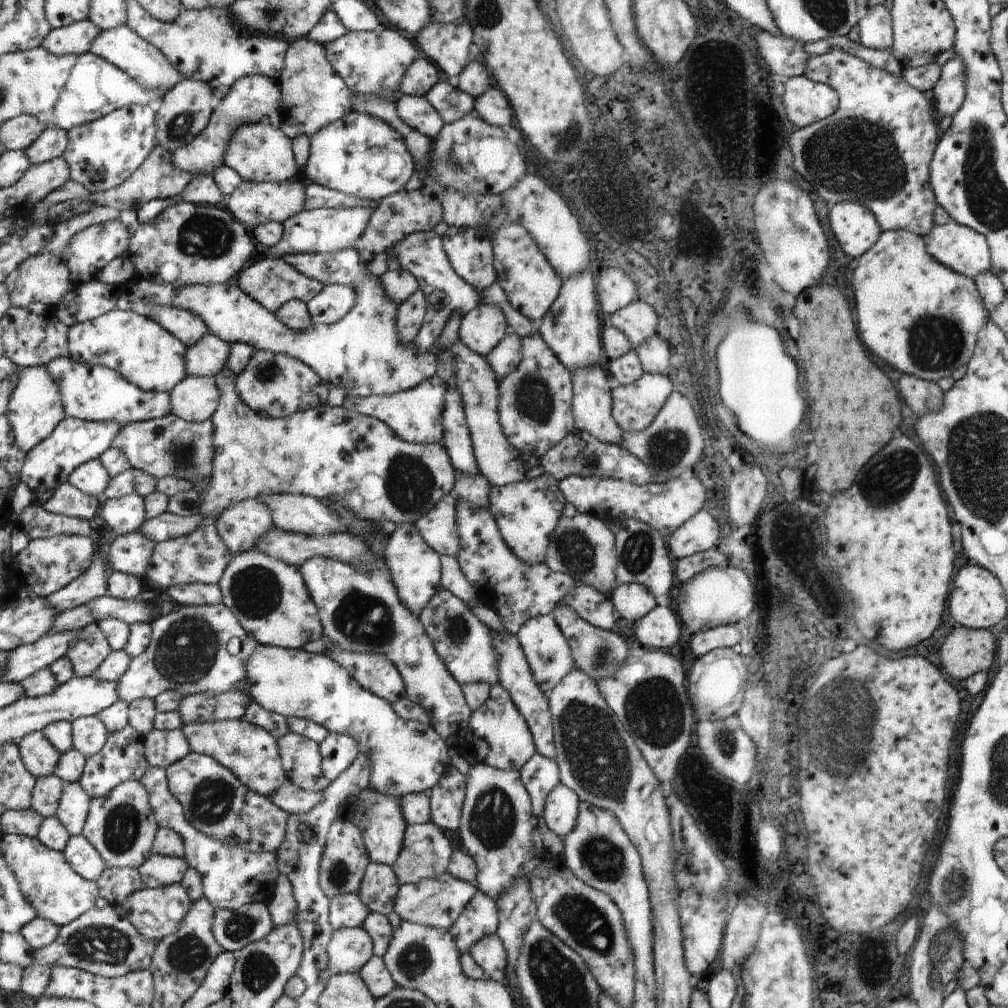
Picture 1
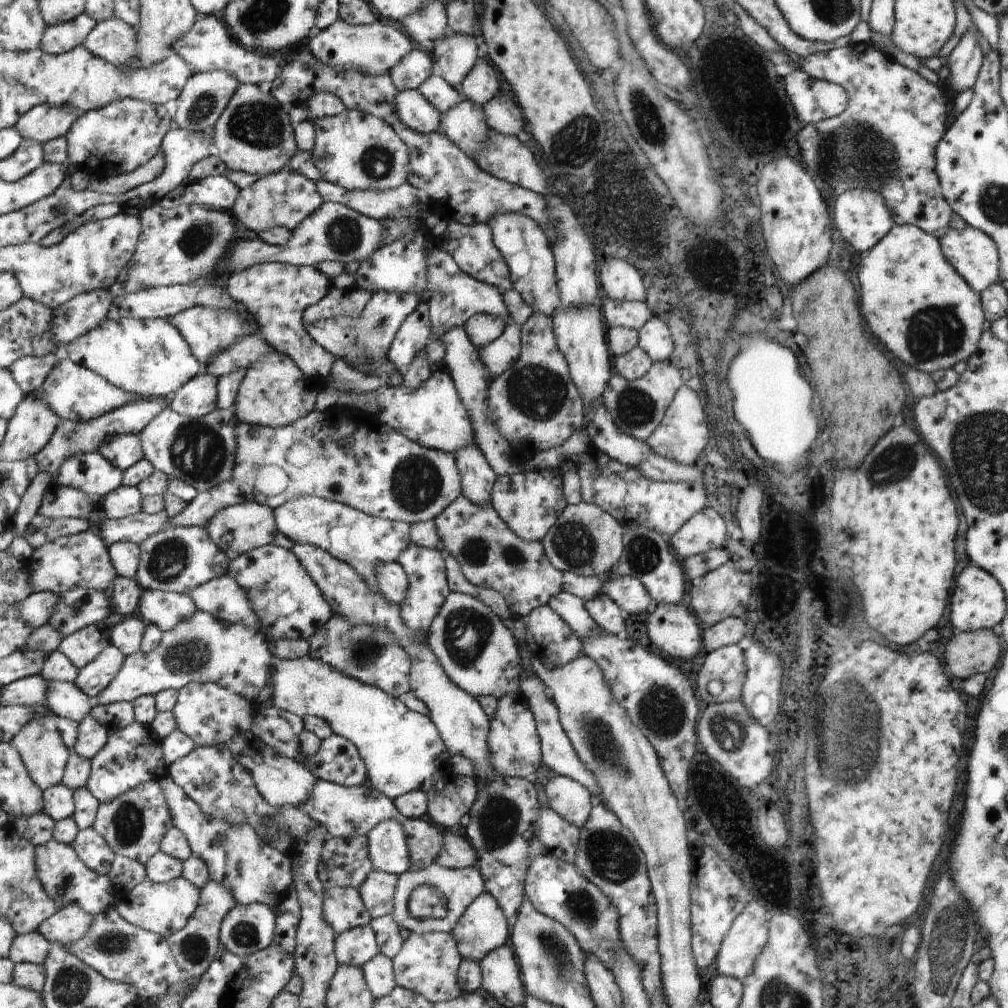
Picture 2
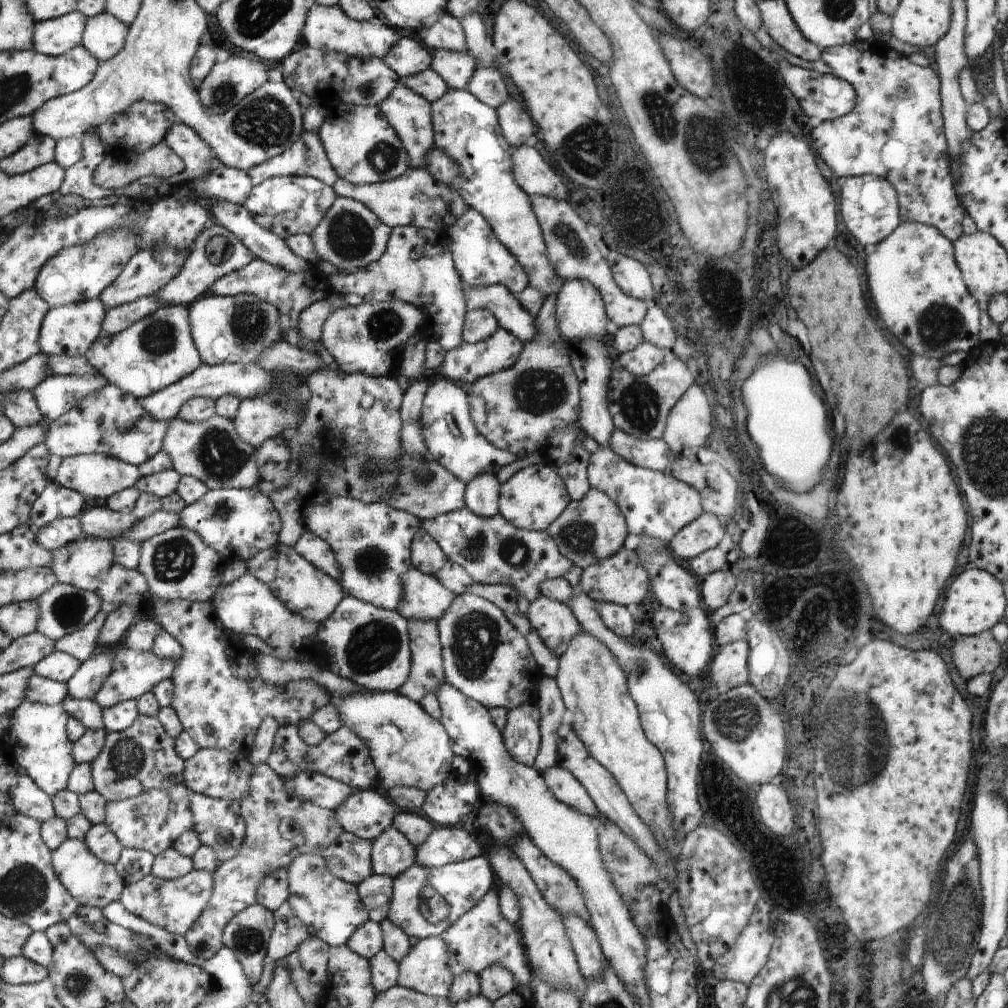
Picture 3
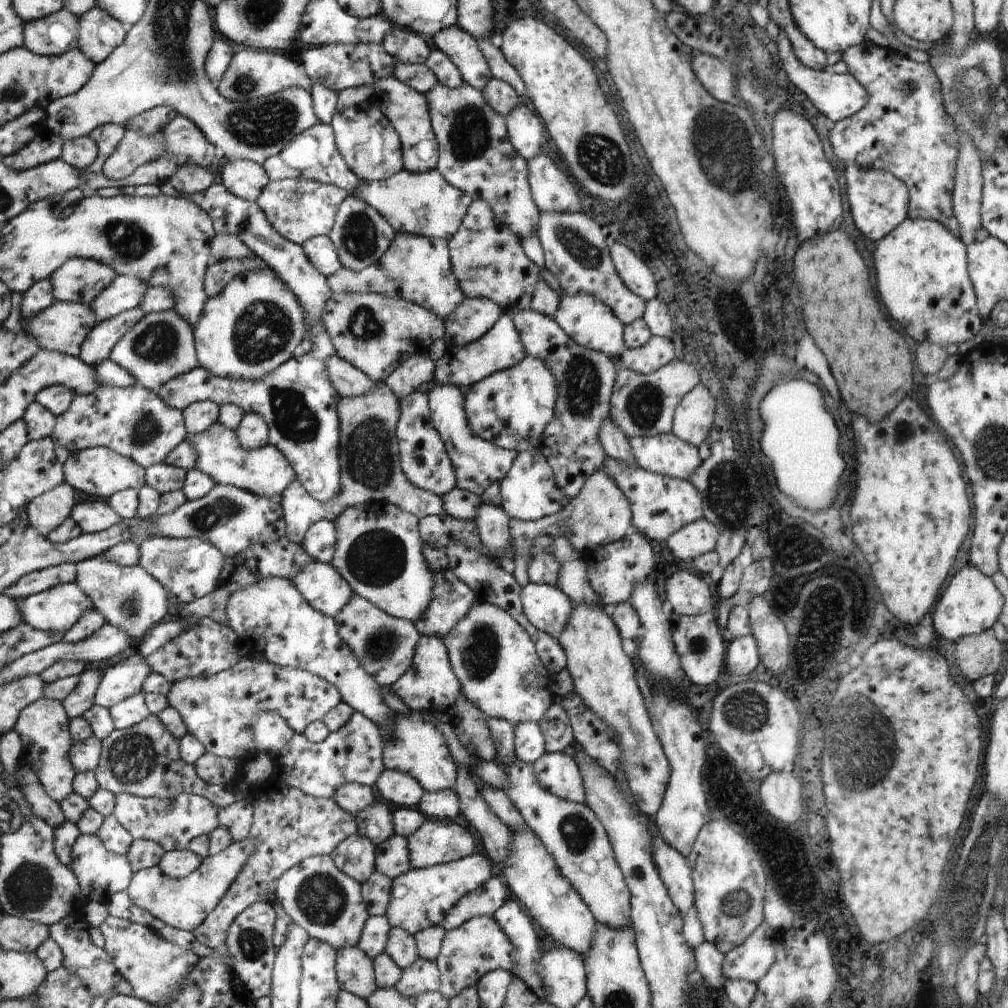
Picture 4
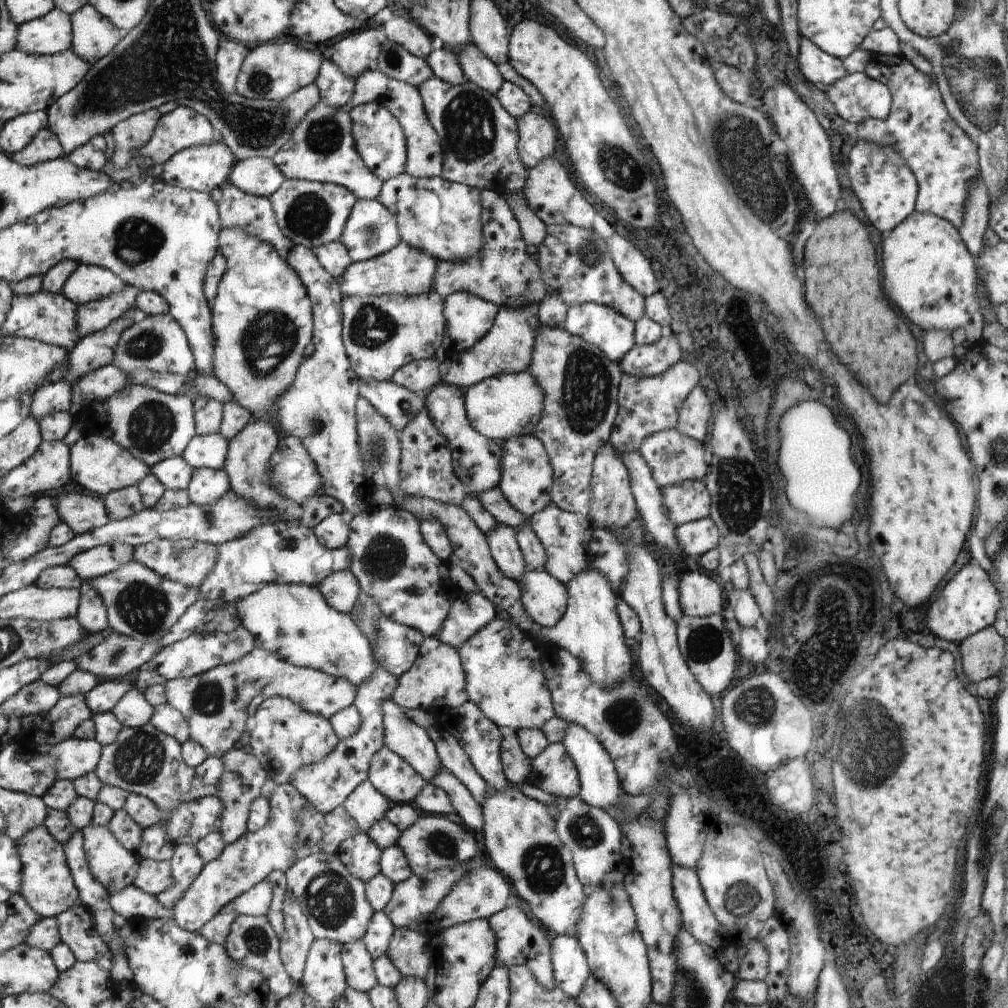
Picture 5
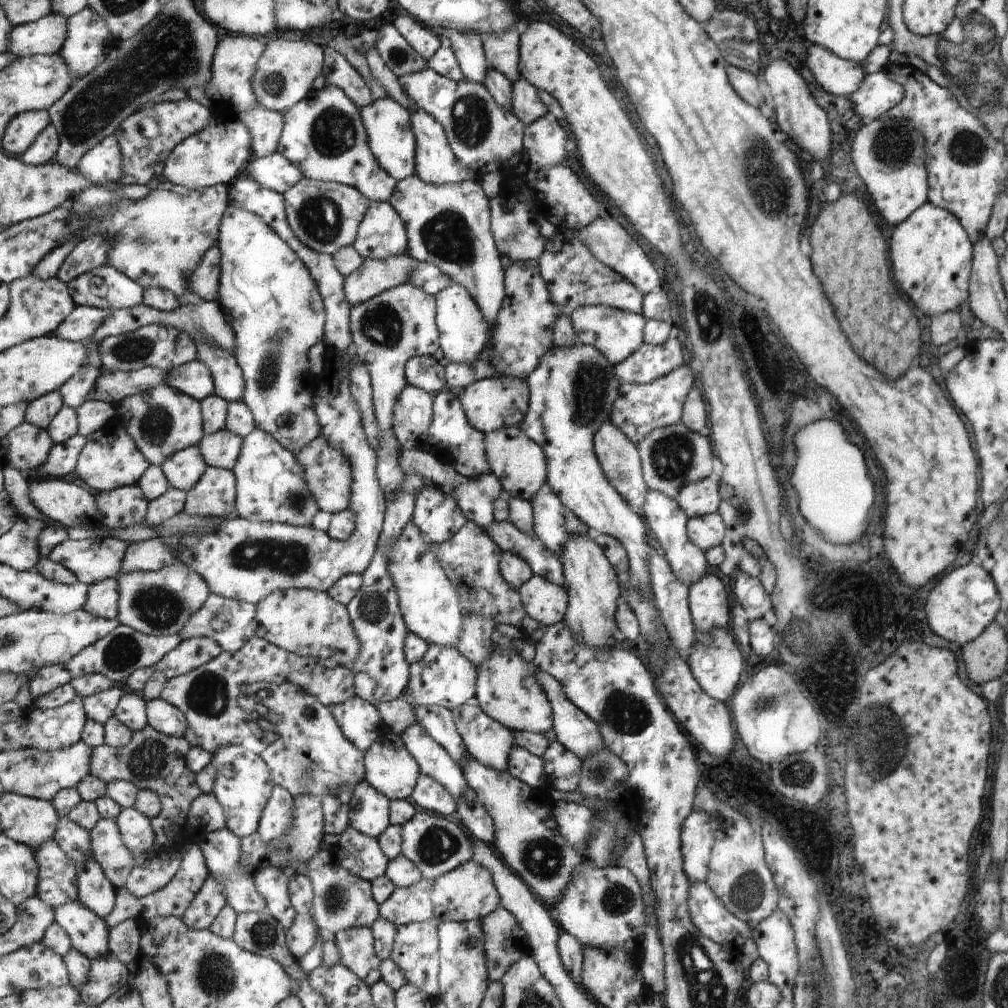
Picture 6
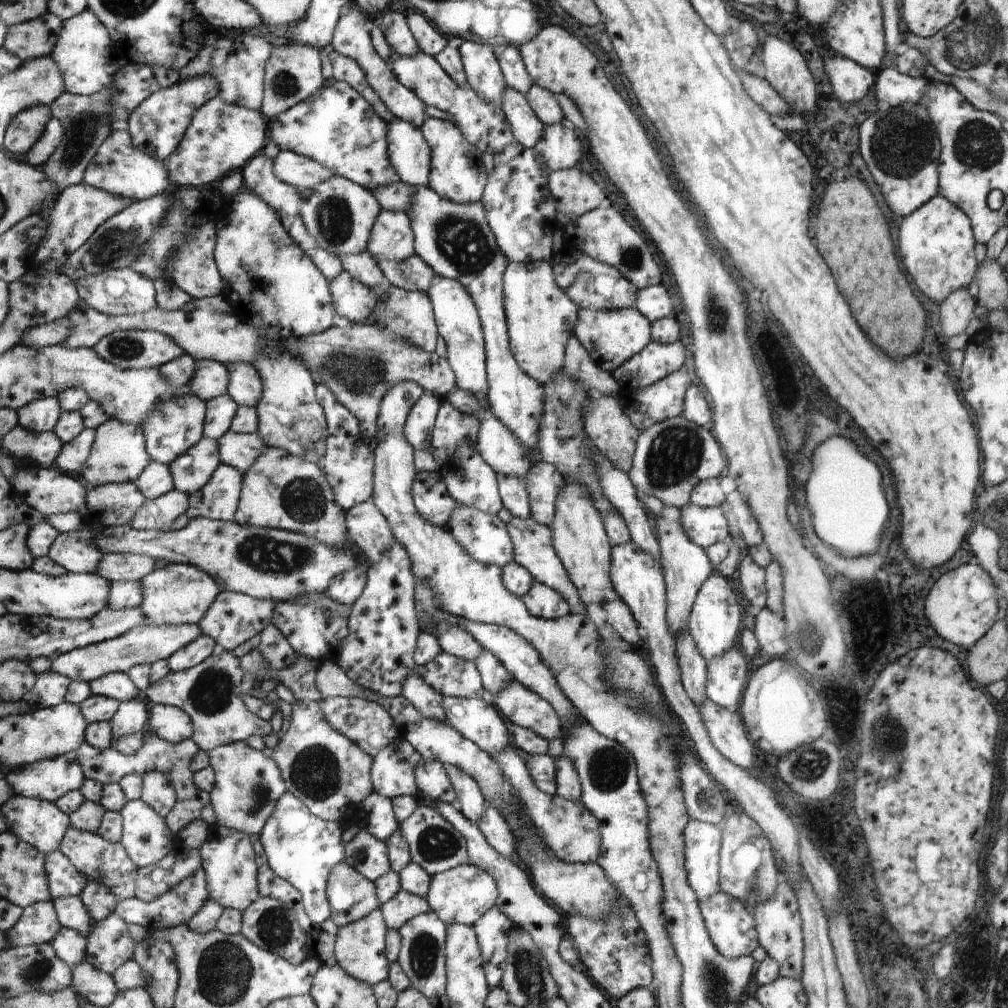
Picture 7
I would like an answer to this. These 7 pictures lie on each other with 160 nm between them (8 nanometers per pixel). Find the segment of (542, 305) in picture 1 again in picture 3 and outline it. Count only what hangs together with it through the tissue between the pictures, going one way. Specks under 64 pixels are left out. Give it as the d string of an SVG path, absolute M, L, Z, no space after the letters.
M448 89L432 103L432 115L436 144L461 168L461 188L458 192L468 208L477 210L489 221L498 240L517 257L525 269L530 287L536 287L545 297L557 294L565 281L557 275L548 257L548 245L533 211L530 196L514 180L512 147L501 130L496 109L478 100L468 90Z

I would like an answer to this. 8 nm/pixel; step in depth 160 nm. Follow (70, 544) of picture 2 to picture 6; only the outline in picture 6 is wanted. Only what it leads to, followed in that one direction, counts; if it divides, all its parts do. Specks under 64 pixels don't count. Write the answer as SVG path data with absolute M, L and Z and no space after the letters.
M184 563L159 571L120 573L115 579L120 592L116 616L119 624L150 636L178 635L190 616L201 610L211 593L205 579Z

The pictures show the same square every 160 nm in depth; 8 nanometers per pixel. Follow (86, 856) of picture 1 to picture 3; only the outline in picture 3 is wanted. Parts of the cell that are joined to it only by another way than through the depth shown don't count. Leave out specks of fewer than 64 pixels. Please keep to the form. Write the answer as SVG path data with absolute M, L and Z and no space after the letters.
M104 823L92 825L83 841L90 852L104 864L113 865L119 859L123 849L122 843Z

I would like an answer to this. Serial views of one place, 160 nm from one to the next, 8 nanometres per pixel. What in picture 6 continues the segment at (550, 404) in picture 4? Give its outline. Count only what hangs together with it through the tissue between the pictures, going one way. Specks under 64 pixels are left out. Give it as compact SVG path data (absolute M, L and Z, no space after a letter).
M490 377L473 382L459 399L469 423L485 434L504 427L516 427L525 420L529 410L531 390L527 380L512 377Z

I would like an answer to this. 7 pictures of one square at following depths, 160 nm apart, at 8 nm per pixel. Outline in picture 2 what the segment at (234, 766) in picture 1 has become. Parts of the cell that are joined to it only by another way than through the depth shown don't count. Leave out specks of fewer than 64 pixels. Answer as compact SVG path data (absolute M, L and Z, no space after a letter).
M254 735L233 736L225 745L253 776L258 792L272 806L282 808L284 805L292 805L297 807L301 802L306 802L309 799L313 788L317 786L318 778L313 776L305 764L300 764L298 761L275 751L270 745Z

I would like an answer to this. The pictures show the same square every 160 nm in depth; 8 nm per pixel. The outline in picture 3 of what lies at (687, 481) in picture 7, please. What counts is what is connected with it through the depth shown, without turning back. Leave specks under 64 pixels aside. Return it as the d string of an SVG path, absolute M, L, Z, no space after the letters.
M618 429L609 434L609 447L634 466L663 473L671 472L673 460L680 457L664 439L640 440Z

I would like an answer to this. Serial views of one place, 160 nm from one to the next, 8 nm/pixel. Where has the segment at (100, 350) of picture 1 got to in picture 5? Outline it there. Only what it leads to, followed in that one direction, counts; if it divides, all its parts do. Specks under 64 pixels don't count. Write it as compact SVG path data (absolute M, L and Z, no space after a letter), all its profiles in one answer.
M169 313L165 315L142 316L123 332L114 353L113 365L131 373L138 369L150 369L157 373L188 375L196 367L192 345L184 329Z

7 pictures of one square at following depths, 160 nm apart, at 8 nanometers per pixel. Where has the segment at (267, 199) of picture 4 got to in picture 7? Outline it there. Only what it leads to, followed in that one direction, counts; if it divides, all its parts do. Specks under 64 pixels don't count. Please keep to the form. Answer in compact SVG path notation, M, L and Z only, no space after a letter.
M338 175L301 190L300 215L309 233L323 249L339 257L367 250L370 231L381 205L369 189Z

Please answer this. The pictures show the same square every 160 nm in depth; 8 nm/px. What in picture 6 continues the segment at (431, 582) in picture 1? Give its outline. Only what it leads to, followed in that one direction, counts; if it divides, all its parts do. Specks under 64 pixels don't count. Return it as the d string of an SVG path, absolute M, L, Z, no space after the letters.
M429 645L424 658L409 666L409 681L403 696L411 705L440 705L450 710L461 707L474 699L475 667L456 647Z

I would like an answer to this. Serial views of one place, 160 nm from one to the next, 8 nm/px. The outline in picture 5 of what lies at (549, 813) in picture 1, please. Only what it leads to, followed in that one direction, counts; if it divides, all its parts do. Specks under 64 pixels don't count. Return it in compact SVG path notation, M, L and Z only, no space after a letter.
M552 743L531 760L535 785L556 797L572 798L580 792L579 774L563 743Z

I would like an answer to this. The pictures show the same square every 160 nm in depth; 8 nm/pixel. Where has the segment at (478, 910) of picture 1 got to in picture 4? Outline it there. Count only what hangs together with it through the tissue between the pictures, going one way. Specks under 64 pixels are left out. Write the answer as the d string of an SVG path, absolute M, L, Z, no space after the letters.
M494 916L472 917L457 929L446 931L435 960L441 972L441 987L438 991L447 1000L454 998L466 987L476 985L490 971L504 969L514 975L517 972L517 966L514 965L514 944Z

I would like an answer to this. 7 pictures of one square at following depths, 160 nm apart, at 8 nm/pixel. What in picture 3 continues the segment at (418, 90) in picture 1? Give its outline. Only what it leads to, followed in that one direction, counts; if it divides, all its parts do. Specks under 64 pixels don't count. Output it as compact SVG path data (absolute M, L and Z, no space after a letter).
M405 33L402 40L385 56L384 62L403 79L424 72L426 68L430 68L433 60L424 46L420 46L416 39L406 37Z

